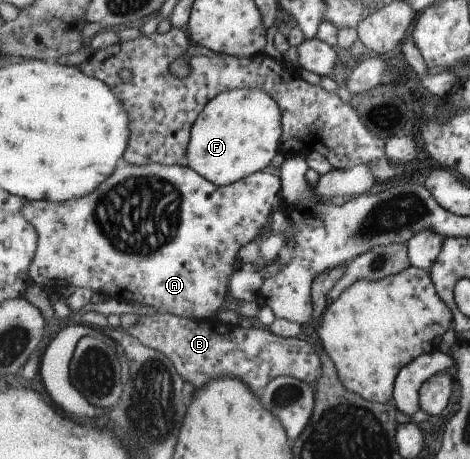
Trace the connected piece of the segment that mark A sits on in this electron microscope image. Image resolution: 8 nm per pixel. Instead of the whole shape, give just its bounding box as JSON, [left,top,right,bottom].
[22,160,283,319]

